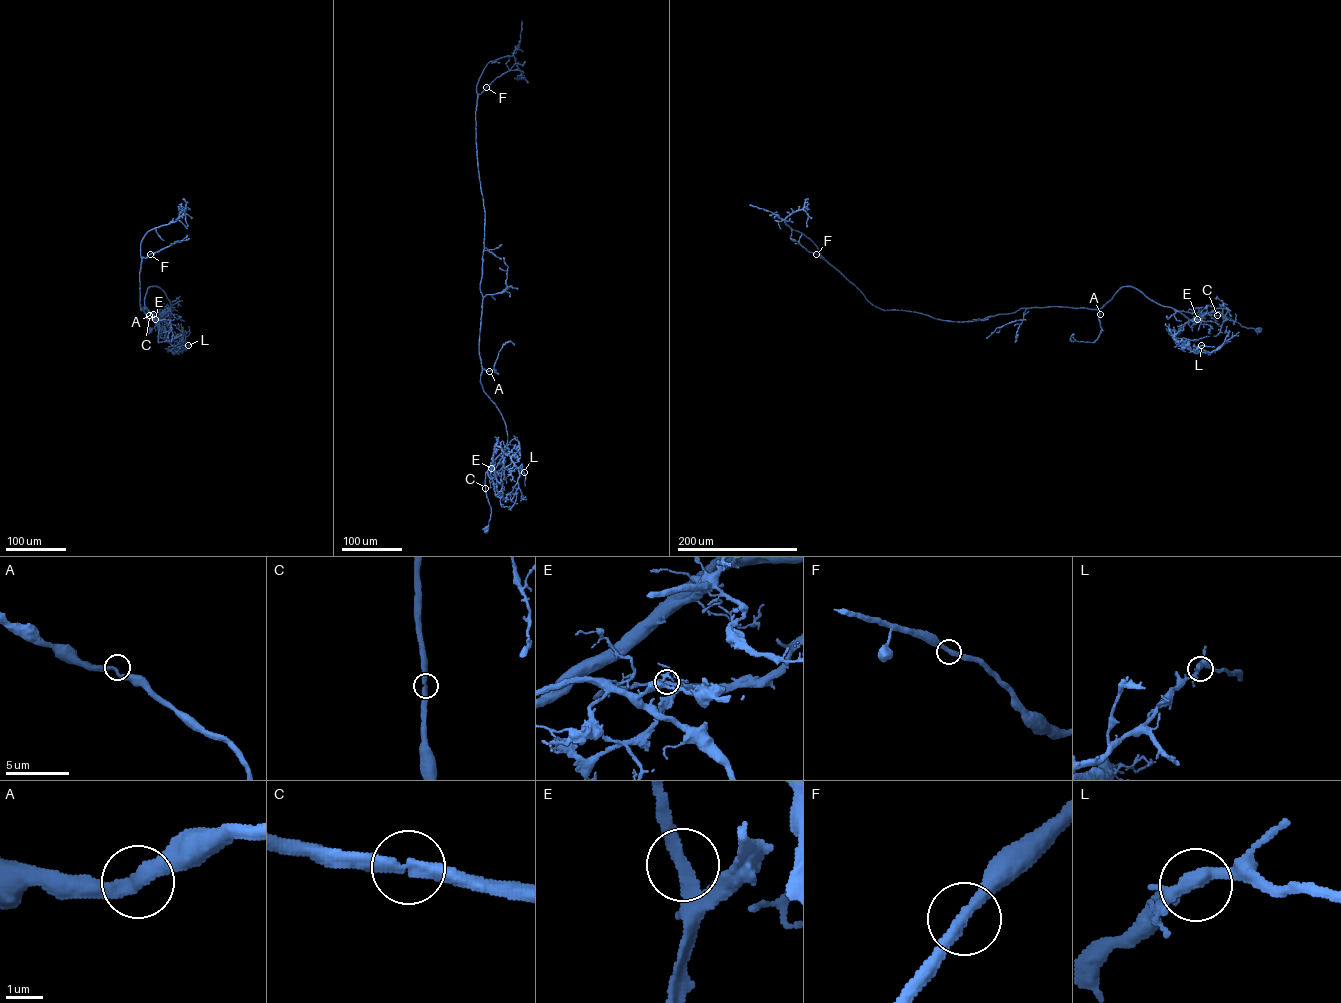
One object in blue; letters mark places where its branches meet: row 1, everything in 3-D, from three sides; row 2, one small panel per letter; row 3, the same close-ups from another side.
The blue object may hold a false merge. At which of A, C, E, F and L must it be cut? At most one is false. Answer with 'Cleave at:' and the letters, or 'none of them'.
Cleave at: none of them

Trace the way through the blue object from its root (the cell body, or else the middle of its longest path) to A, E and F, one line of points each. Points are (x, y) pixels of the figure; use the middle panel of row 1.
A: (486, 529), (491, 508), (485, 490), (485, 472), (507, 442), (501, 413), (480, 382), (482, 368), (489, 371)
E: (486, 529), (491, 508), (485, 490), (485, 472), (491, 478), (491, 468)
F: (486, 529), (491, 508), (485, 472), (507, 442), (501, 413), (480, 381), (485, 211), (475, 114), (486, 87)

